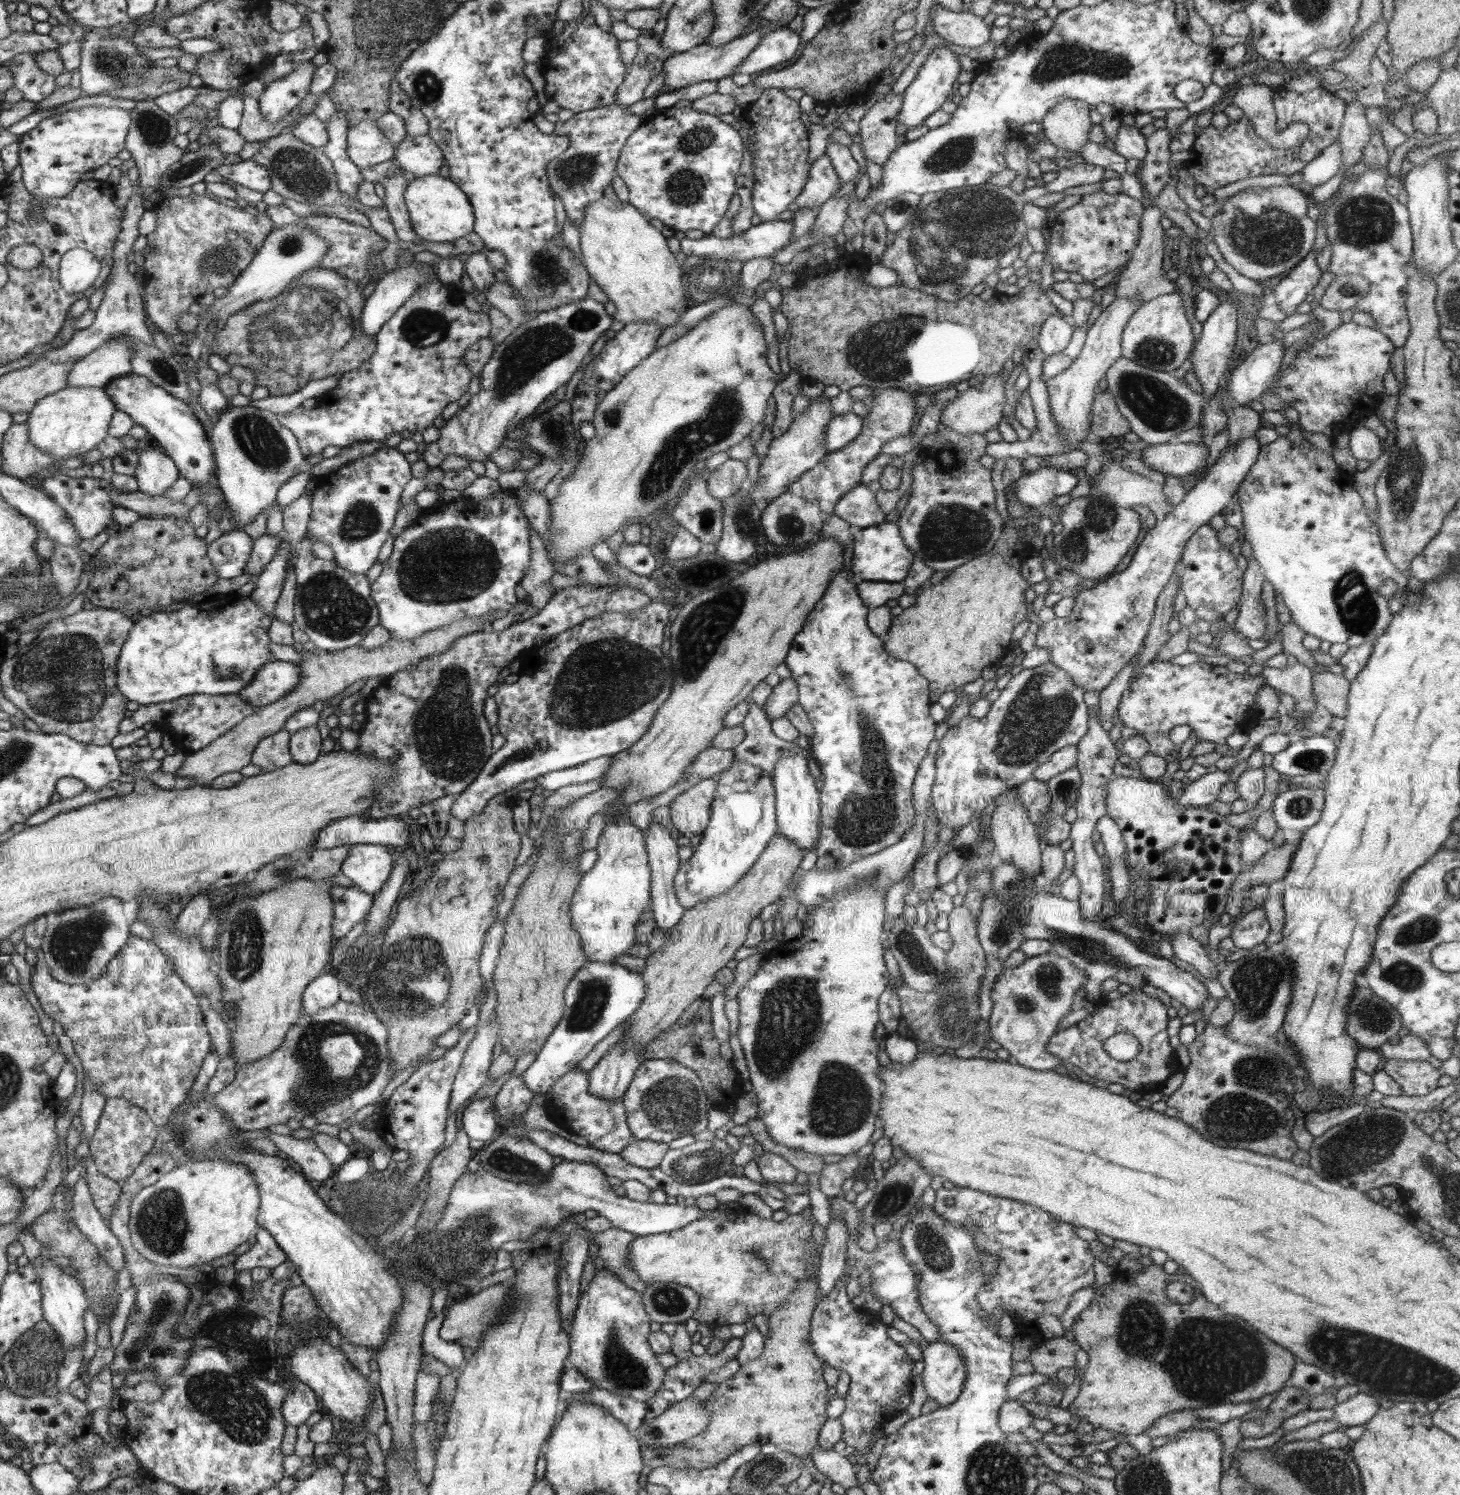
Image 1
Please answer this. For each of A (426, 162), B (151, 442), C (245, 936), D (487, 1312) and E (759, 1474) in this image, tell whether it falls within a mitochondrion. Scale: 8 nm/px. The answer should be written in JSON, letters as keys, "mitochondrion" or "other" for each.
{"A":"other","B":"other","C":"mitochondrion","D":"mitochondrion","E":"mitochondrion"}

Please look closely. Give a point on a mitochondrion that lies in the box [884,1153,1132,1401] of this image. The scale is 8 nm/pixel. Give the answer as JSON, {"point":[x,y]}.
{"point":[939,1258]}

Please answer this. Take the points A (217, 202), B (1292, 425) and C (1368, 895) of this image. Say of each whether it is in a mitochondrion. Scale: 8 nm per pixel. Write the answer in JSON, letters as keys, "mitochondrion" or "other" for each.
{"A":"other","B":"other","C":"other"}

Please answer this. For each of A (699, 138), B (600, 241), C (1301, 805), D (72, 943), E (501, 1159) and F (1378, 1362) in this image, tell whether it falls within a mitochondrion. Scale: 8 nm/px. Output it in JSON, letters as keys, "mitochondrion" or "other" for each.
{"A":"mitochondrion","B":"other","C":"mitochondrion","D":"mitochondrion","E":"mitochondrion","F":"mitochondrion"}

